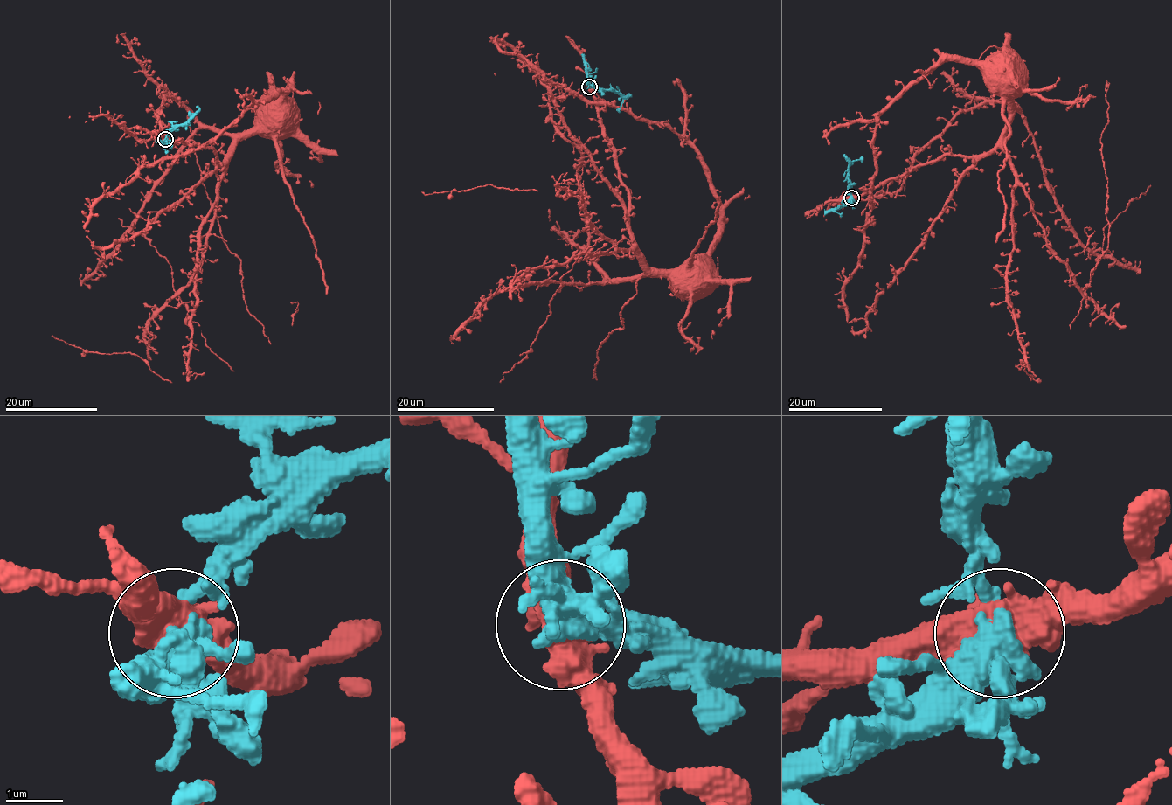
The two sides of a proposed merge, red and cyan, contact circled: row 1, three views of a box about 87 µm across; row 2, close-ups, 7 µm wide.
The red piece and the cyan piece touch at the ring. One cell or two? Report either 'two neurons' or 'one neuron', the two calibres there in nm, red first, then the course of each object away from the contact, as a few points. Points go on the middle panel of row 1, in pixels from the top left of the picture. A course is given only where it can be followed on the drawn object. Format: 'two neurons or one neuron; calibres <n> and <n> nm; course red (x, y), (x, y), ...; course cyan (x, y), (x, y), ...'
two neurons; calibres 480 and 320 nm; course red (589, 86), (618, 177), (627, 191), (628, 233), (635, 250), (649, 267), (691, 278); course cyan (589, 87), (615, 91), (621, 101), (618, 113)

